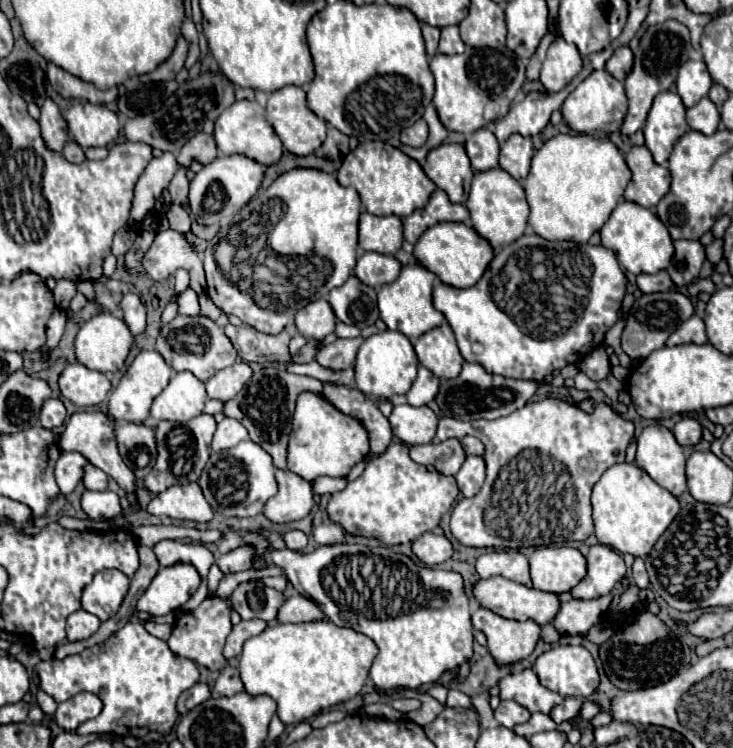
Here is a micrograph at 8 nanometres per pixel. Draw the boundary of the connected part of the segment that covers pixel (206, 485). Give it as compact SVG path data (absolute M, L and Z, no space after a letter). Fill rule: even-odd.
M240 441L232 449L210 455L210 461L202 471L198 485L202 487L202 493L214 511L222 513L224 517L242 517L240 507L246 509L254 503L264 505L270 497L276 495L278 487L276 487L274 473L276 473L276 467L272 465L272 457L260 445L252 441ZM240 495L244 495L244 499L230 501L232 497L240 497Z

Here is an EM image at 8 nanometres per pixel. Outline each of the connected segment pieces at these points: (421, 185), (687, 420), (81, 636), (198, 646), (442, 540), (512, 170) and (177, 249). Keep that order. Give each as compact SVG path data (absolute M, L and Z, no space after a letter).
M382 141L360 143L358 149L350 151L338 169L338 183L344 187L354 187L360 193L364 209L372 215L398 217L408 217L412 211L424 207L436 189L436 185L424 175L422 167L412 157Z
M684 417L682 421L678 421L672 433L682 447L698 445L702 441L702 425L692 417Z
M74 611L68 617L66 623L66 633L68 633L68 641L84 641L90 635L94 635L100 627L100 619L88 611Z
M206 597L194 611L184 611L178 615L176 623L174 623L174 631L168 639L170 649L186 659L192 659L194 663L212 669L212 671L222 671L228 667L228 661L222 655L224 649L224 641L232 631L232 623L230 623L230 613L232 613L232 599L230 597Z
M434 533L420 535L420 539L412 543L412 551L426 565L440 565L454 555L452 543L444 535L434 535Z
M512 135L500 147L500 167L510 173L516 181L524 181L534 155L534 145L528 137Z
M172 229L156 233L156 239L154 239L152 247L146 251L142 265L154 281L164 281L176 269L184 267L190 273L190 287L198 295L202 295L206 289L200 255L188 245L186 237L182 237L180 233L176 233Z

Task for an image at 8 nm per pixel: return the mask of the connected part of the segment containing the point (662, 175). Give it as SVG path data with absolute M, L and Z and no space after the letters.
M632 147L626 155L626 165L632 171L632 179L626 187L624 199L654 209L670 189L670 171L656 165L646 147Z

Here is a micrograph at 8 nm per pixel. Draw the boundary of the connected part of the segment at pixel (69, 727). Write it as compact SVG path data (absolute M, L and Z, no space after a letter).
M78 693L72 699L58 705L54 719L66 731L76 731L88 719L94 719L102 711L102 701L94 693Z

